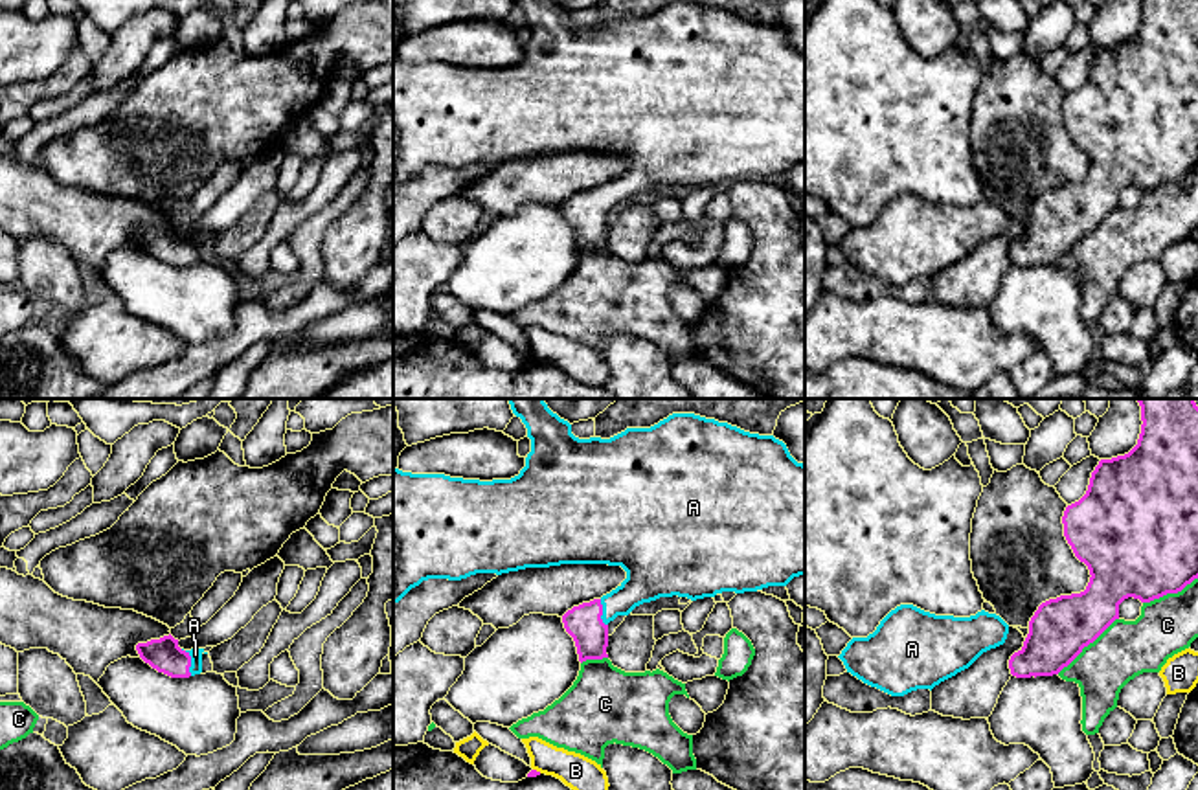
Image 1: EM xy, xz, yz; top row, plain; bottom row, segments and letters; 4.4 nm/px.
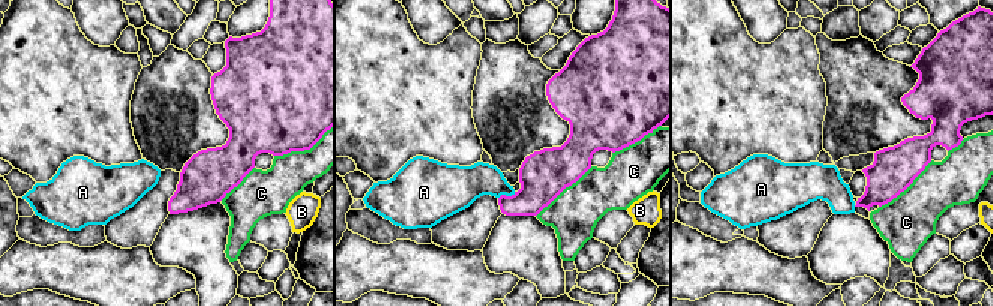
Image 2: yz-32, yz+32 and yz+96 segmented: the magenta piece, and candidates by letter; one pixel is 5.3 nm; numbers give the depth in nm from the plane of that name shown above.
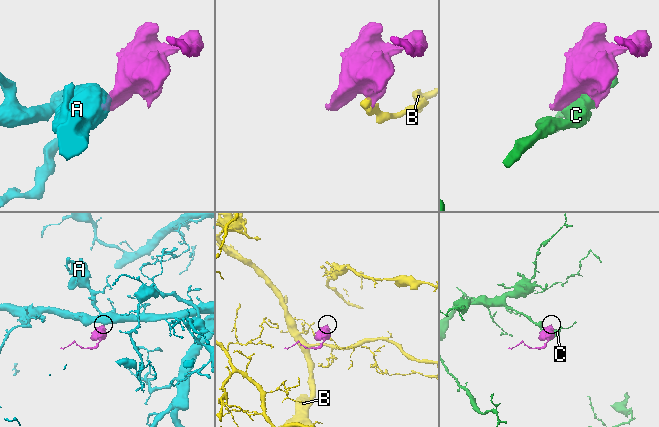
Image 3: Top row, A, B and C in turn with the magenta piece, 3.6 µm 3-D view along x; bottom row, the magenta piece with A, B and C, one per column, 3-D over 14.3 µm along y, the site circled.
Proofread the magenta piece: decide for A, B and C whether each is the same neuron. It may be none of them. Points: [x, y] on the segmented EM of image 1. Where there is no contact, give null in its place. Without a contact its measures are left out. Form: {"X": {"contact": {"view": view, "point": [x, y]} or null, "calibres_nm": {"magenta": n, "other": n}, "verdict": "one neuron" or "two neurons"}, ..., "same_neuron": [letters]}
{"A": {"contact": {"view": "xy", "point": [190, 662]}, "calibres_nm": {"magenta": 150, "other": 50}, "verdict": "one neuron"}, "B": {"contact": {"view": "xz", "point": [535, 770]}, "calibres_nm": {"magenta": 30, "other": 150}, "verdict": "two neurons"}, "C": {"contact": {"view": "yz", "point": [1086, 645]}, "calibres_nm": {"magenta": 260, "other": 260}, "verdict": "two neurons"}, "same_neuron": ["A"]}

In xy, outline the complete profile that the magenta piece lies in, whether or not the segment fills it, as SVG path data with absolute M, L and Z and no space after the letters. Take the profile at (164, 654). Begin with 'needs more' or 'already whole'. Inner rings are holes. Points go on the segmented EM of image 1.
needs more | M171 634L138 643L136 650L145 663L171 678L189 678L202 672L204 649L184 650Z

